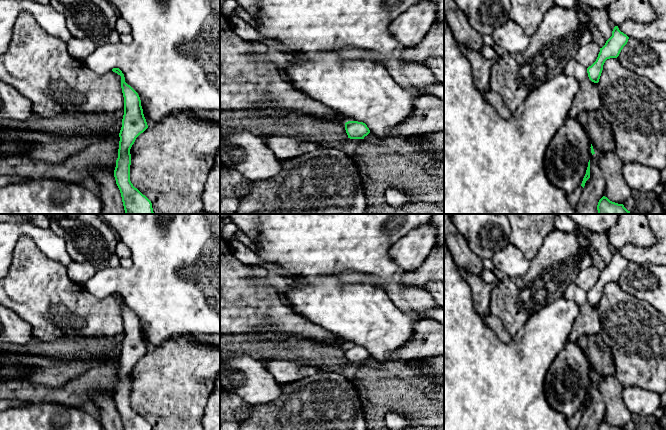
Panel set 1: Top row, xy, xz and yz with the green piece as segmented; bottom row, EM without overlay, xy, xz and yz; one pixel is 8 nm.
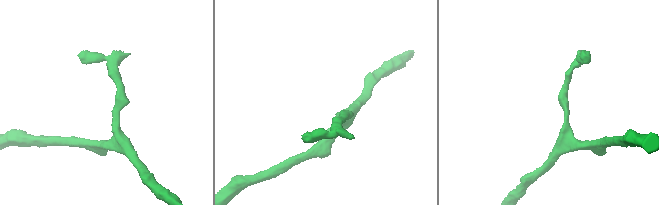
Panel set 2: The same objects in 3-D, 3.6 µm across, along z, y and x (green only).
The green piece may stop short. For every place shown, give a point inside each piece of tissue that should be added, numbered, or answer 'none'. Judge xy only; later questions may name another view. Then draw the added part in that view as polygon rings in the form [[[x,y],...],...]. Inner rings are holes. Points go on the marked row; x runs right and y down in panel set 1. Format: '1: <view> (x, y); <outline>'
none

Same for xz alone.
none

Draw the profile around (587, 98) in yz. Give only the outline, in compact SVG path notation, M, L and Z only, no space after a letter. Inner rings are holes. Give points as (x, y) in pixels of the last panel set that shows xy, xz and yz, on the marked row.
M571 59L565 67L564 74L574 77L579 83L569 116L577 117L581 112L595 111L600 108L600 92L598 83L592 82L587 73L587 68Z

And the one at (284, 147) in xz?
M268 135L263 139L280 161L297 158L321 148L316 142L291 136Z

